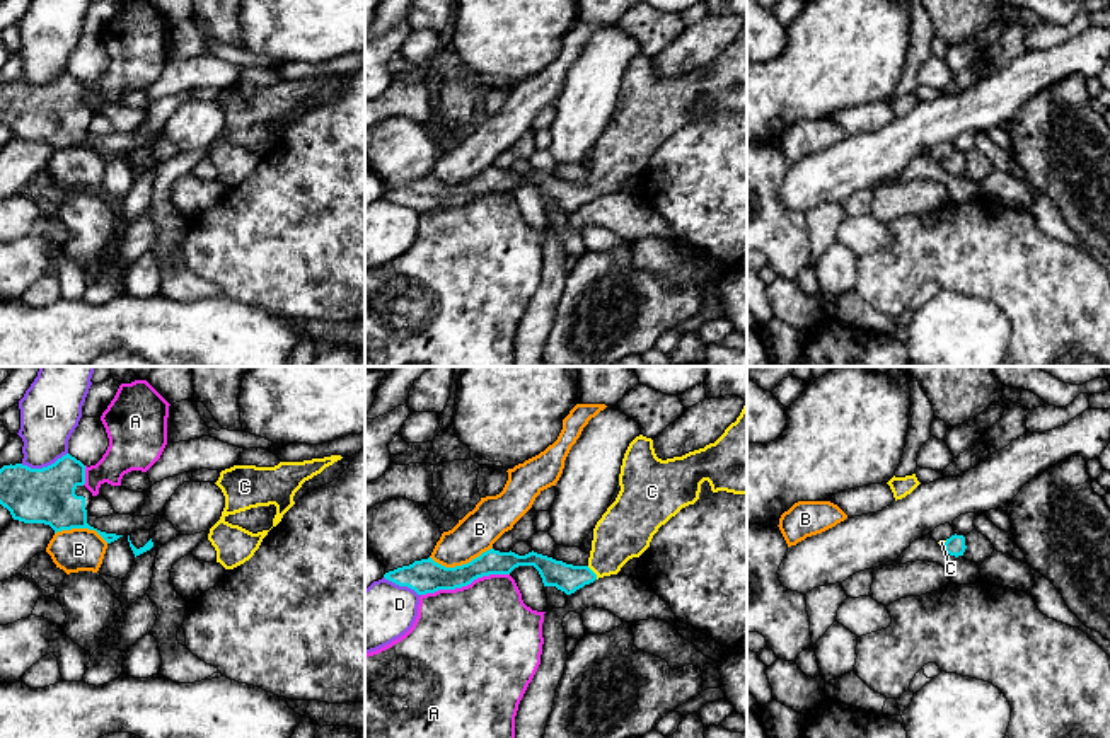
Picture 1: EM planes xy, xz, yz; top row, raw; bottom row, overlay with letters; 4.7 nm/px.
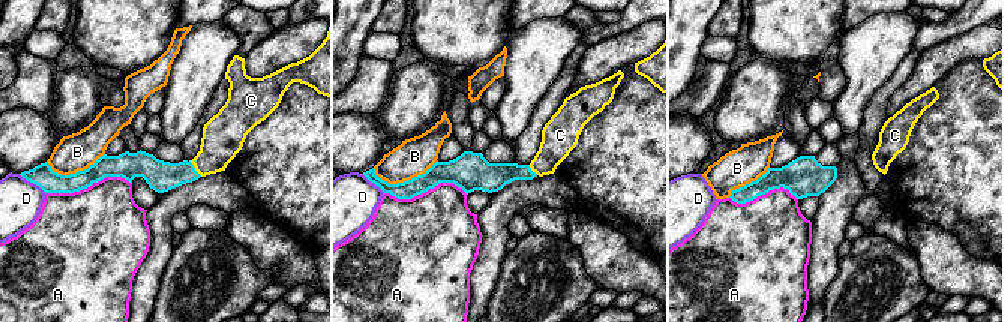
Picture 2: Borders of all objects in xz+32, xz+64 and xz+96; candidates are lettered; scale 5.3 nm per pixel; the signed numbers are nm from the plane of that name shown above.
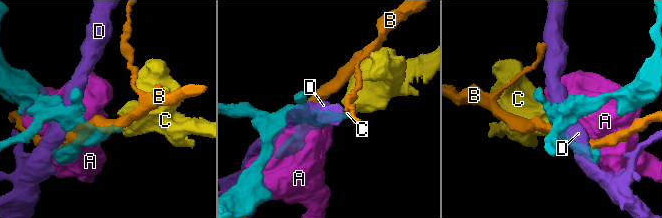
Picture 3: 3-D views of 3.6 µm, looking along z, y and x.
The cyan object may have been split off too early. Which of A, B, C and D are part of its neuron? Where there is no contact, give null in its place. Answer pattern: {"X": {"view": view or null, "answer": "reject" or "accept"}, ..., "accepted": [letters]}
{"A": {"view": "xz", "answer": "reject"}, "B": {"view": "xz", "answer": "reject"}, "C": {"view": "xz", "answer": "accept"}, "D": {"view": "xy", "answer": "reject"}, "accepted": ["C"]}

